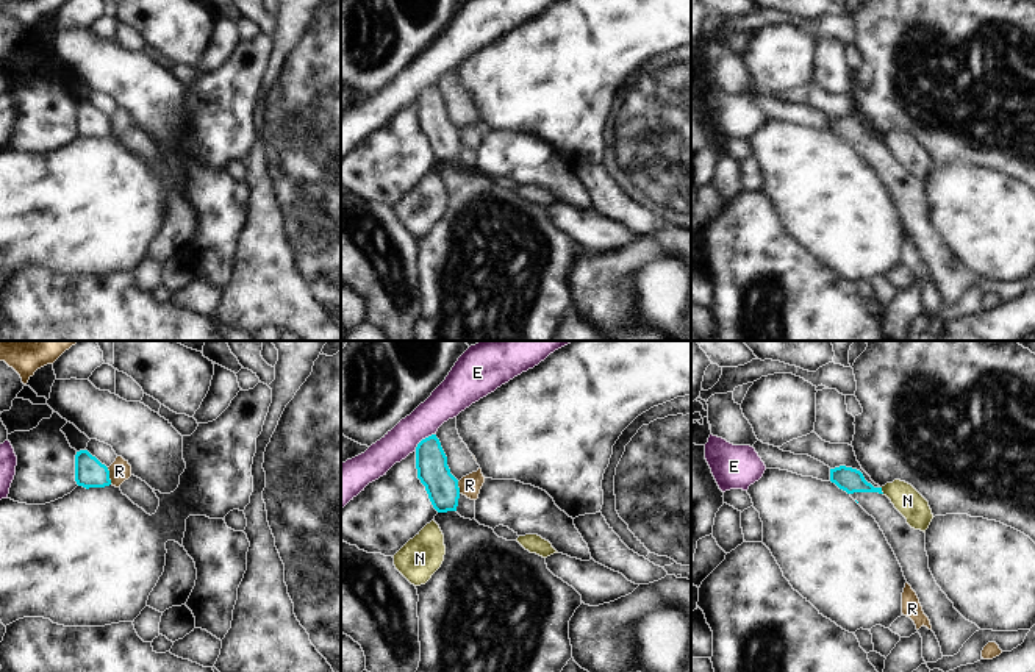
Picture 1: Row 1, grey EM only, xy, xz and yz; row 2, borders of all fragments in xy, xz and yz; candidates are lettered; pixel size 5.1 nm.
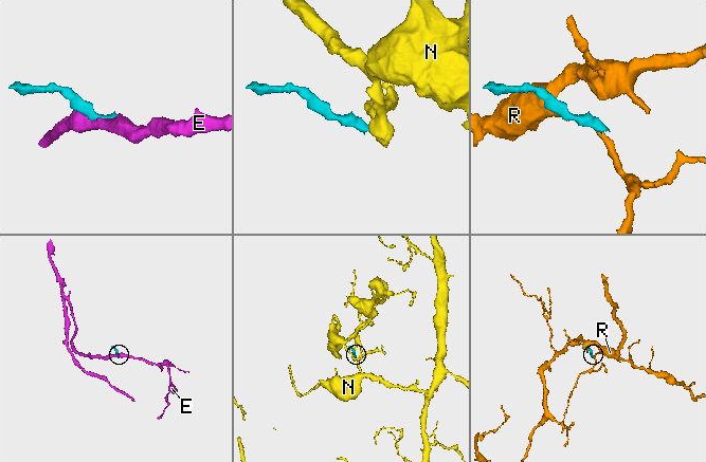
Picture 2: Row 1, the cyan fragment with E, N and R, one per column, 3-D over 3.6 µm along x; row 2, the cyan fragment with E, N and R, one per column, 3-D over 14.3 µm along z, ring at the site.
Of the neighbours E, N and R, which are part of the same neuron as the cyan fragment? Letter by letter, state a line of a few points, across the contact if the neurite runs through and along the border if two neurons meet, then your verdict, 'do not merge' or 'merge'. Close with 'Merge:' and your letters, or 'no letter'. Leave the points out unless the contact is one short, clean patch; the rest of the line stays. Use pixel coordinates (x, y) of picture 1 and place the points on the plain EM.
E: xz (435, 83), (424, 88), (415, 100) | do not merge
N: yz (881, 138), (884, 142) | do not merge
R: xy (107, 117), (111, 133) | do not merge
Merge: no letter

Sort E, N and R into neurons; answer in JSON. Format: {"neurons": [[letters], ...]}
{"neurons": [["E"], ["N"], ["R"]]}

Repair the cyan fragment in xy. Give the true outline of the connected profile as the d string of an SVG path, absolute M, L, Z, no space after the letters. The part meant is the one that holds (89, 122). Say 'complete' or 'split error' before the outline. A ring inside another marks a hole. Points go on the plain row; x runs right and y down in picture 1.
complete; M80 100L75 105L75 131L86 139L111 134L108 117L88 100Z

